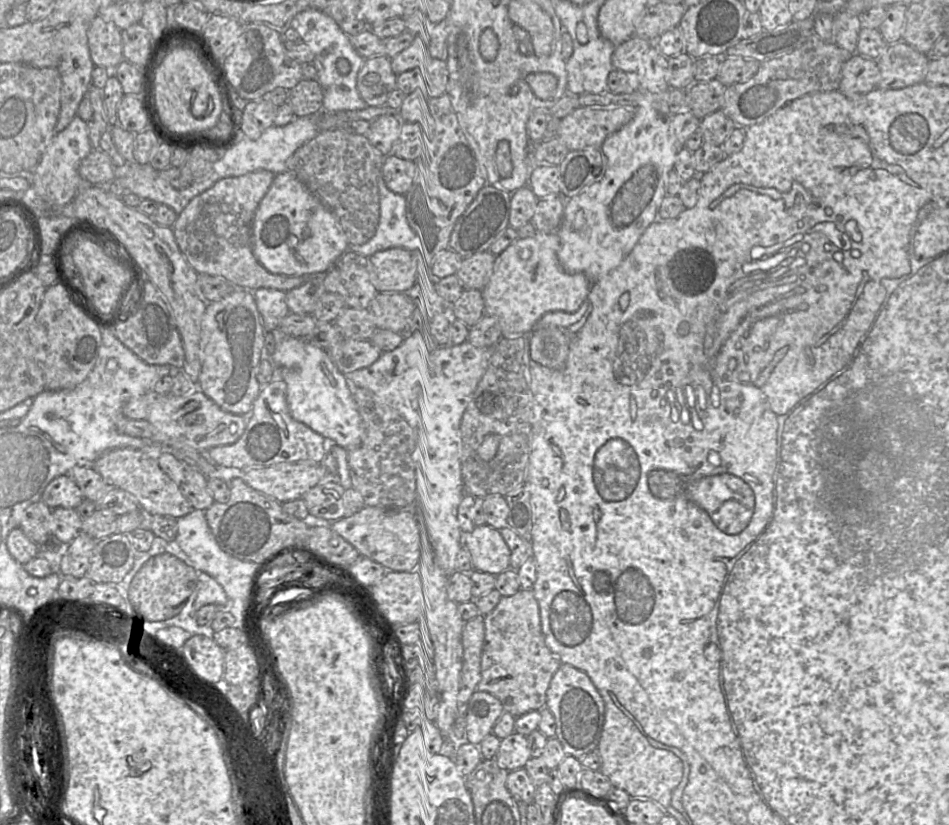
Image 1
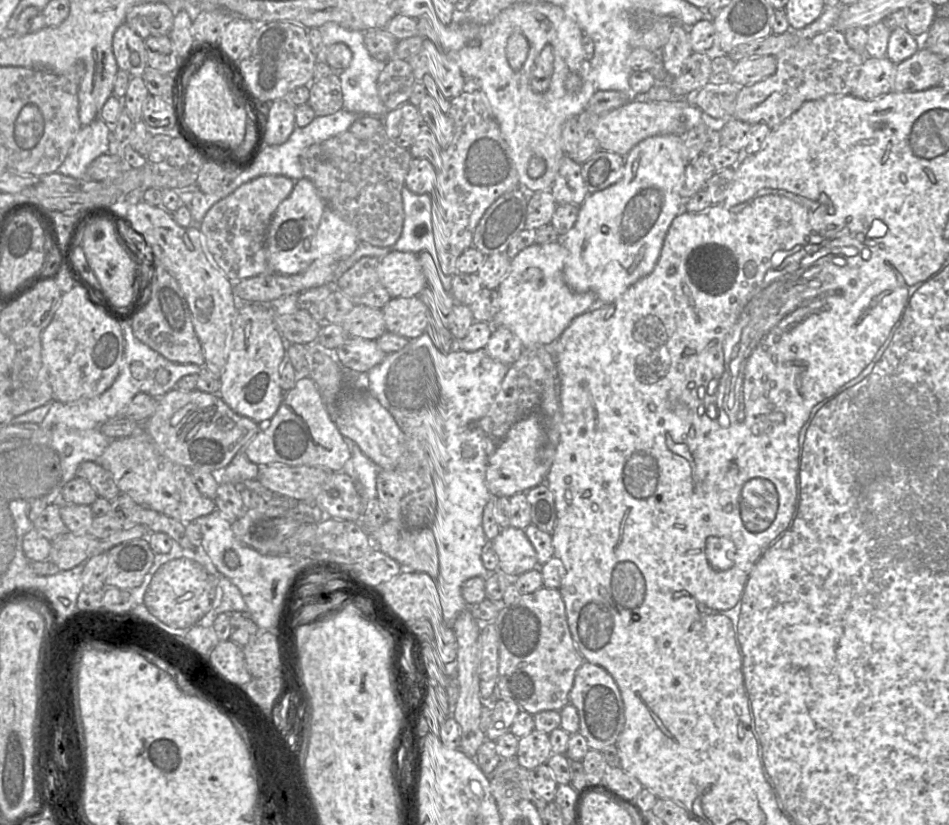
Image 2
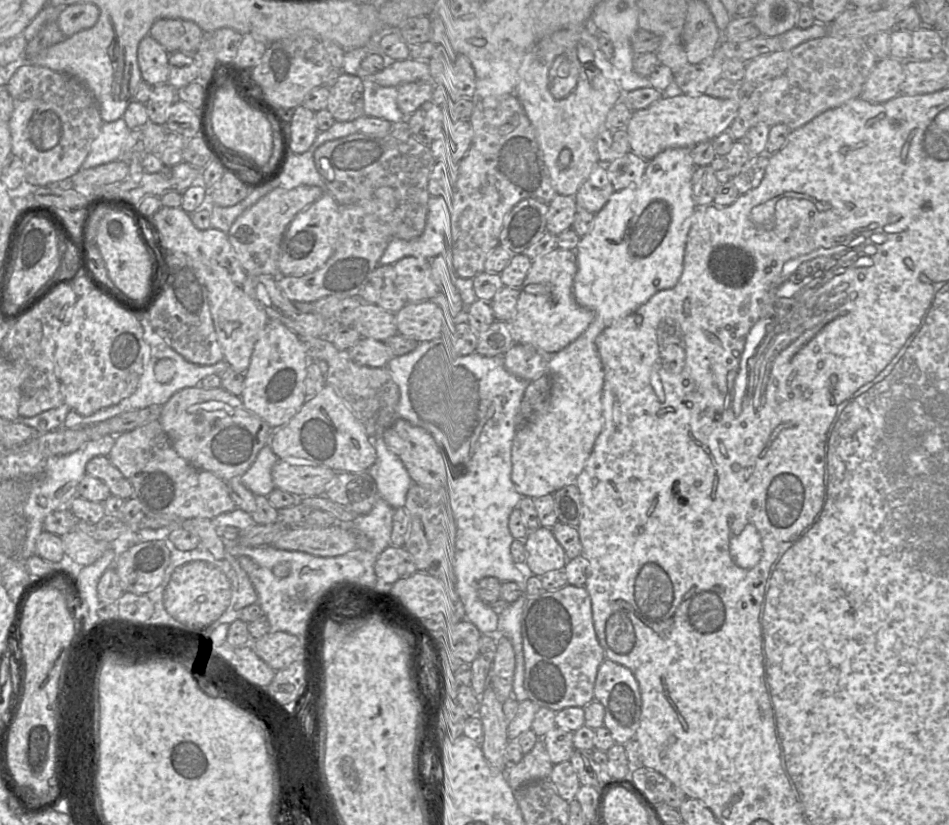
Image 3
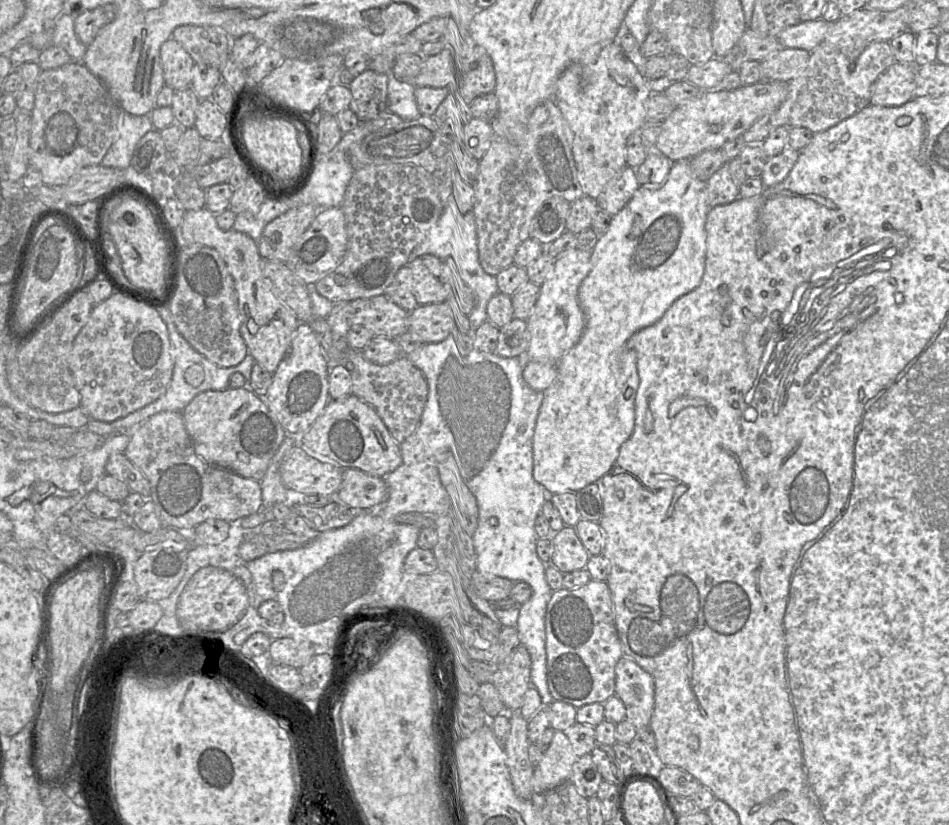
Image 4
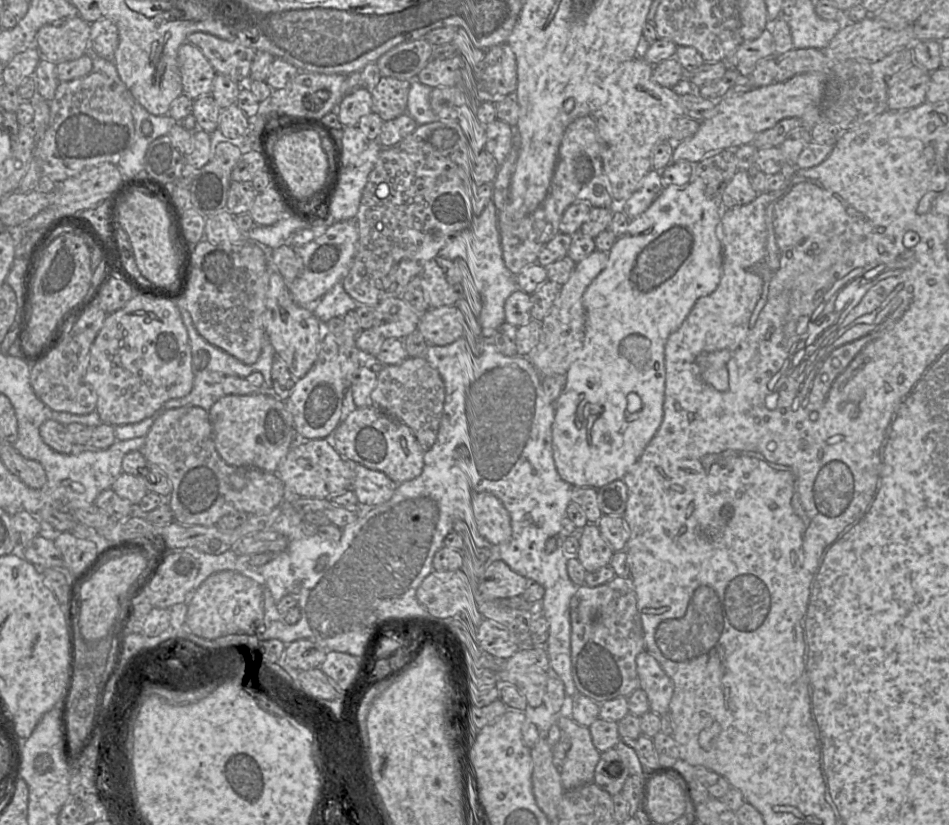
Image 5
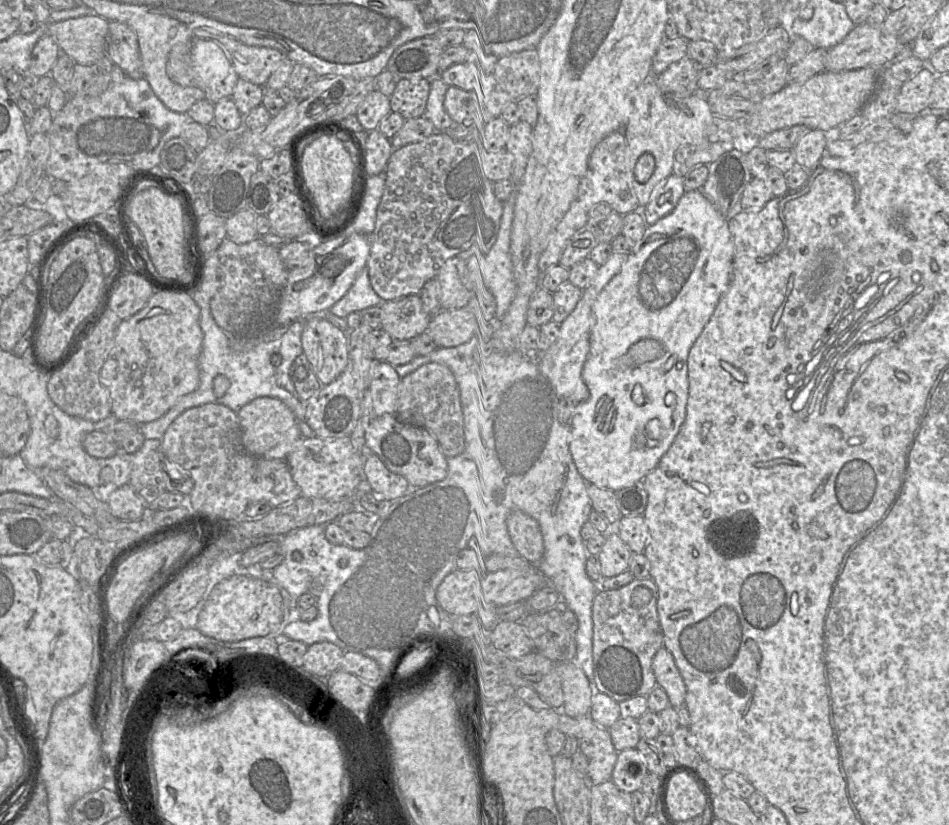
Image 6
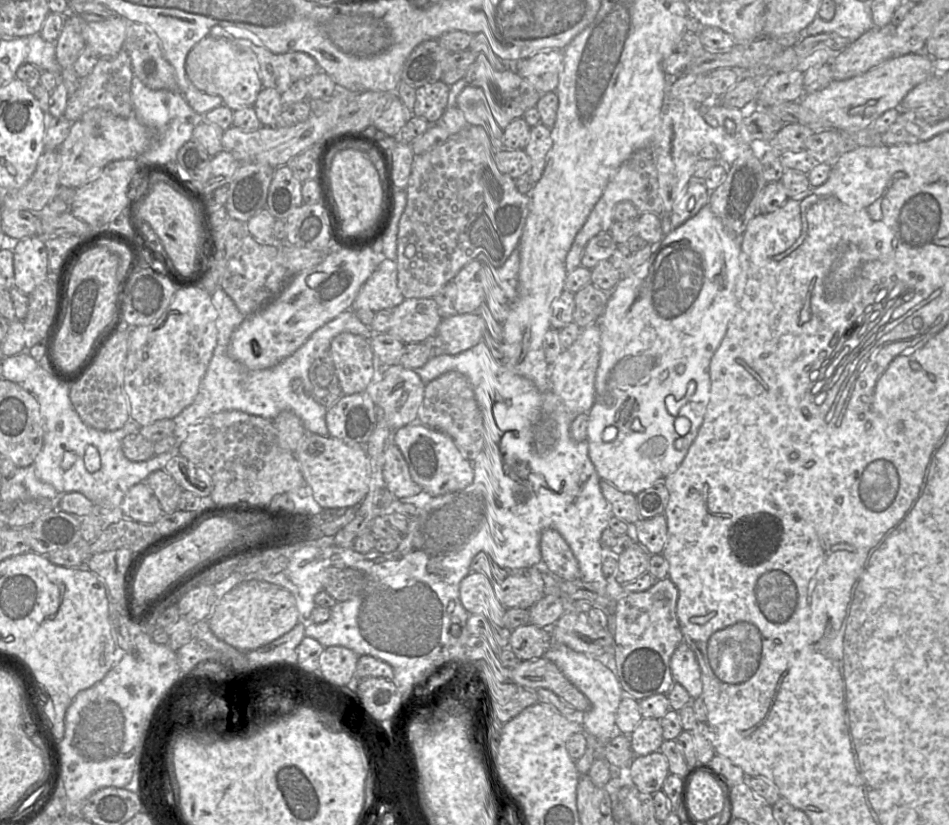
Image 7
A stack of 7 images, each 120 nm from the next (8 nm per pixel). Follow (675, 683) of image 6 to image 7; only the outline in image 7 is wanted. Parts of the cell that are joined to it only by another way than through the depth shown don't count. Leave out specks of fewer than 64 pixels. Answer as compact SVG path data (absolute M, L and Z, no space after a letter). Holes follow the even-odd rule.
M681 643L671 657L671 672L675 683L682 685L692 697L701 697L703 683L694 651Z

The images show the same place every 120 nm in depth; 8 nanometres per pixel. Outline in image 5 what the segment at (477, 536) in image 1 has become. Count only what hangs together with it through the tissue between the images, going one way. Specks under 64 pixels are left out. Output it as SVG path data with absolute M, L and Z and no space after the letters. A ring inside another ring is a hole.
M588 524L576 531L579 537L579 549L575 558L587 572L593 572L609 566L614 551L600 533L597 524Z

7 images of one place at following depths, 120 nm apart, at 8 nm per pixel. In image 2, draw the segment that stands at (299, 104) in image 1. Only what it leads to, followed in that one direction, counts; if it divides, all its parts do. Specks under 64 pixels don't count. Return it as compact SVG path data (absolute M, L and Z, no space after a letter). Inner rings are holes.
M338 74L312 81L309 91L307 104L317 116L330 115L343 109L343 94Z

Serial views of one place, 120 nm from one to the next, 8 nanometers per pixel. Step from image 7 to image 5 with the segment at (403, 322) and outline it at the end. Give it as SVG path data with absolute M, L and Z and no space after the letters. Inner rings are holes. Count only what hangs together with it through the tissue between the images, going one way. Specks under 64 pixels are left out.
M391 297L374 306L374 325L384 338L403 339L417 330L419 312L400 297Z

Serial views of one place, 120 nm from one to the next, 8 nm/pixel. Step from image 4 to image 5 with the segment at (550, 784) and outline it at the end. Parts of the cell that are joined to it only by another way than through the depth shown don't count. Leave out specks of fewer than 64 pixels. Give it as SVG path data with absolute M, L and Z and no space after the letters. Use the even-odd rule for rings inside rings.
M561 716L557 725L570 739L570 749L560 767L563 788L568 790L593 782L595 768L600 760L601 752L594 746L589 728L578 724L570 716Z

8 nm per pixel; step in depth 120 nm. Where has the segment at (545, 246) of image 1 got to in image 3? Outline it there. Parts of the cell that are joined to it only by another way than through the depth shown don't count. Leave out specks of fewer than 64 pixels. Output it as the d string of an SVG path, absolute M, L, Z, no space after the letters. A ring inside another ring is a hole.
M557 248L532 257L532 265L522 284L516 314L511 321L511 333L517 343L532 347L544 355L552 355L579 338L592 322L589 310L578 303L573 294L577 273L574 250Z

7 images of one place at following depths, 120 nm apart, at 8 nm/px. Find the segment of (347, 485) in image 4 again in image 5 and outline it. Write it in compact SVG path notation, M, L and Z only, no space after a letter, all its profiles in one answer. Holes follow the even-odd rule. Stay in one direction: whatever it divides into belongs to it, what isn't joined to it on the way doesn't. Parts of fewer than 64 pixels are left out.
M353 461L349 463L354 473L352 491L356 494L359 503L379 505L393 496L398 484L386 474Z

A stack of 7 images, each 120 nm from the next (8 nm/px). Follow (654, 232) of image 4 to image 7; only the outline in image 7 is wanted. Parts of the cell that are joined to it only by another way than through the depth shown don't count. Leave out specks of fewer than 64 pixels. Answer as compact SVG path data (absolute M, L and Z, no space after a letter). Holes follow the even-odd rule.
M709 205L704 206L695 216L671 230L659 243L652 245L650 257L628 275L624 275L612 292L604 313L598 321L600 329L600 358L595 376L596 403L586 414L588 417L587 445L588 455L601 480L606 480L624 493L634 495L664 481L675 472L684 460L693 443L710 400L711 381L709 368L715 351L720 346L728 325L736 314L742 298L745 282L741 265L739 240L731 236Z

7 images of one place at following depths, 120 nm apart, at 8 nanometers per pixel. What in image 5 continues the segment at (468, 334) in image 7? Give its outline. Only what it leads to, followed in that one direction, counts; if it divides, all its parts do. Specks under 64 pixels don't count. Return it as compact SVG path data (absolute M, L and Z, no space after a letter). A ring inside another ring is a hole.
M455 305L431 307L420 314L417 331L429 345L445 346L463 337L465 318Z

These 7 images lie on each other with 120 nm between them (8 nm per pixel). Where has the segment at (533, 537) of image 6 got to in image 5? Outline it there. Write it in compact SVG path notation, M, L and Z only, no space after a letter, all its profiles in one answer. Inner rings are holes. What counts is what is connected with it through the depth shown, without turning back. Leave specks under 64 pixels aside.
M474 492L471 504L477 530L486 540L499 545L510 539L511 518L496 496L487 492Z

